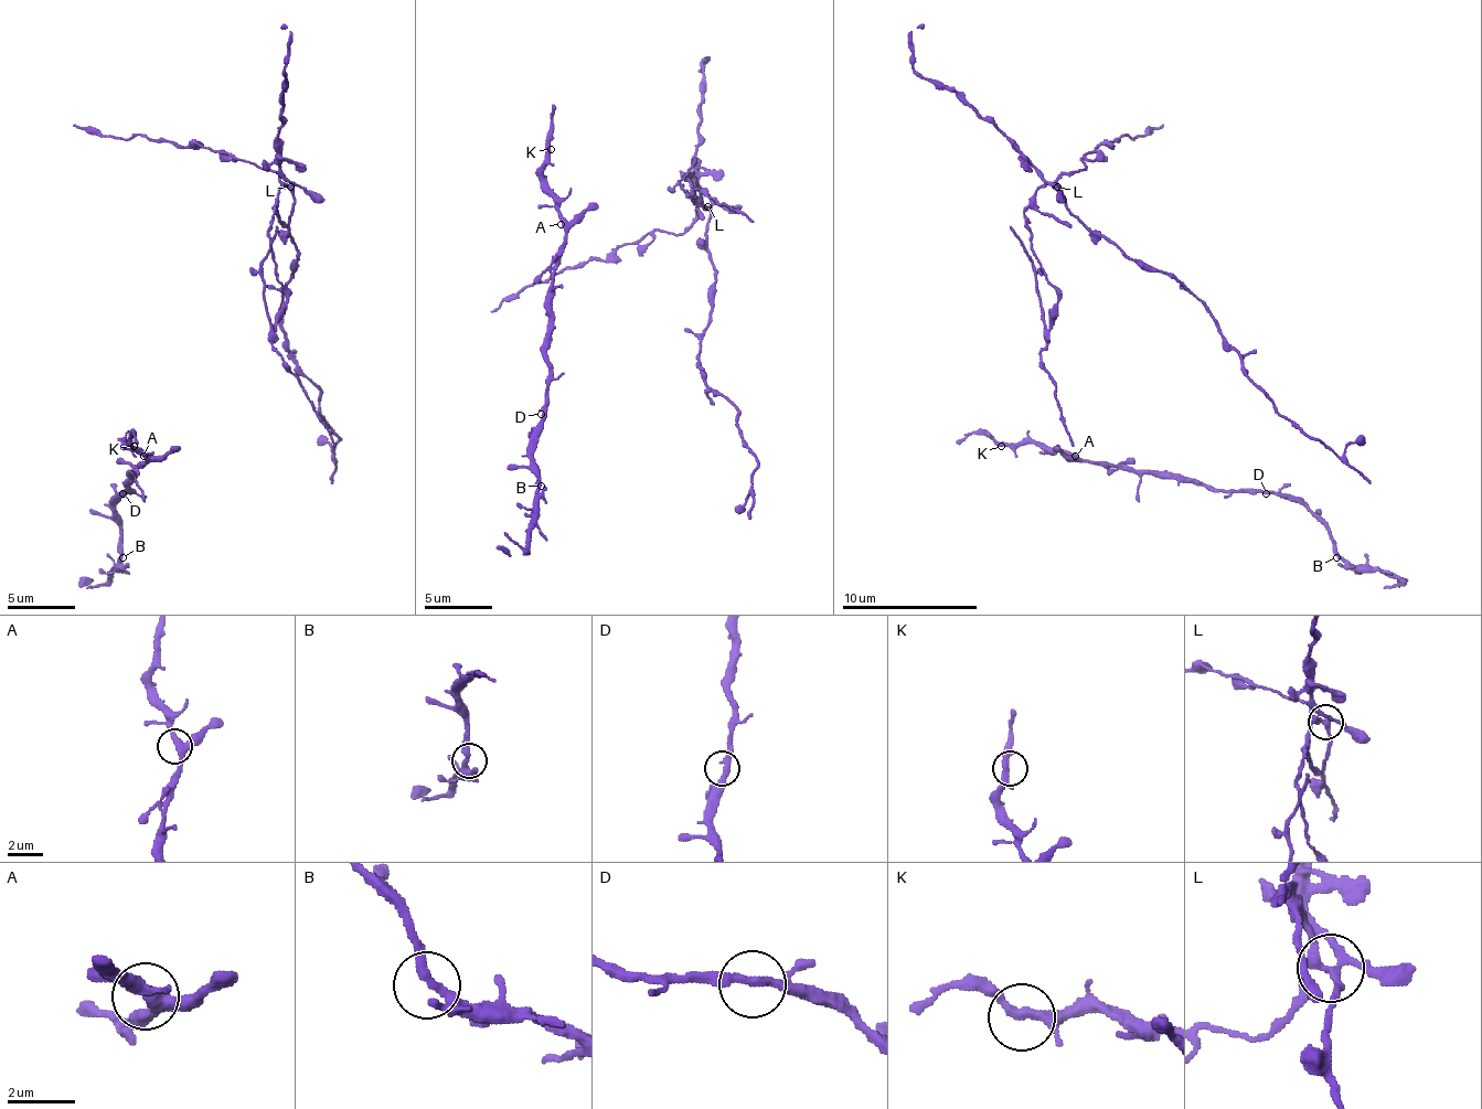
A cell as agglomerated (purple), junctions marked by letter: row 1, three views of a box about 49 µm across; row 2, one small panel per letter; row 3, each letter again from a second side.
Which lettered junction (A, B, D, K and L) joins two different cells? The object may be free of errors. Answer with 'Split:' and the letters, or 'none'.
Split: L

